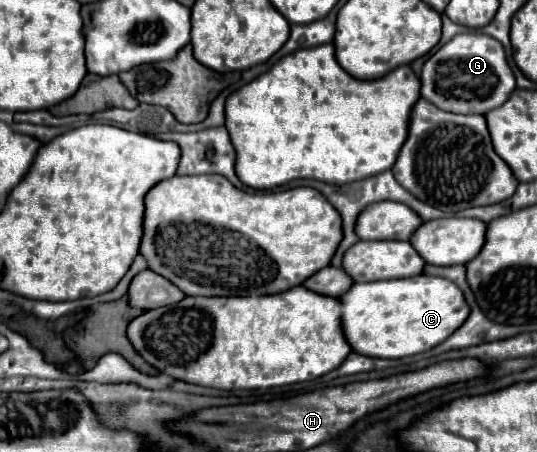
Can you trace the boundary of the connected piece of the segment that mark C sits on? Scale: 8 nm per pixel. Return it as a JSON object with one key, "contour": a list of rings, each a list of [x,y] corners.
{"contour":[[[412,276],[354,284],[340,296],[342,330],[354,352],[370,358],[404,358],[444,342],[468,316],[470,308],[452,282],[436,276]]]}

